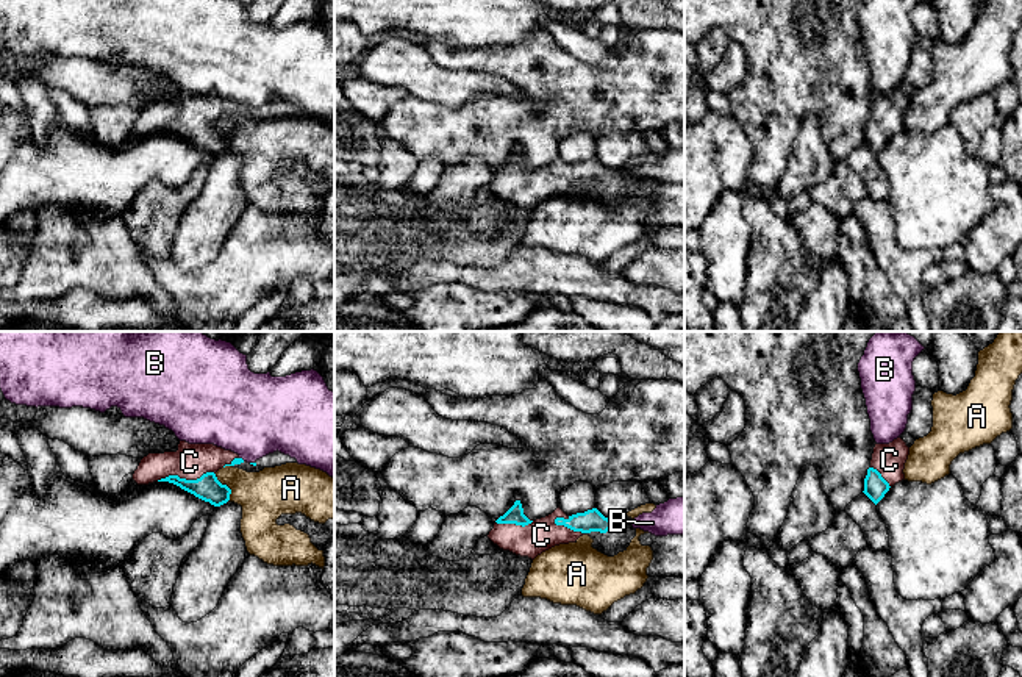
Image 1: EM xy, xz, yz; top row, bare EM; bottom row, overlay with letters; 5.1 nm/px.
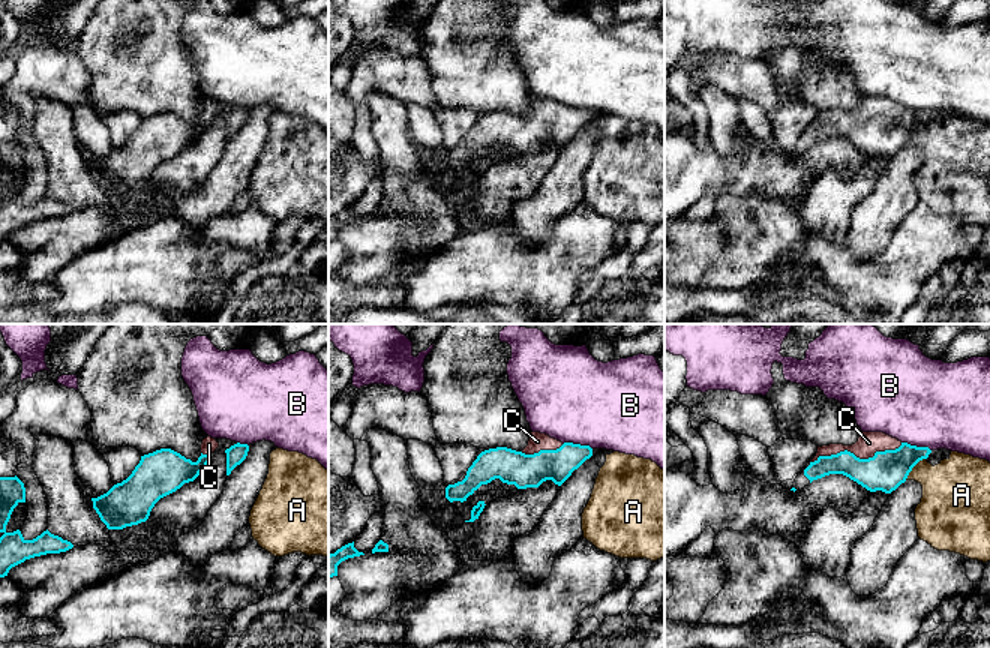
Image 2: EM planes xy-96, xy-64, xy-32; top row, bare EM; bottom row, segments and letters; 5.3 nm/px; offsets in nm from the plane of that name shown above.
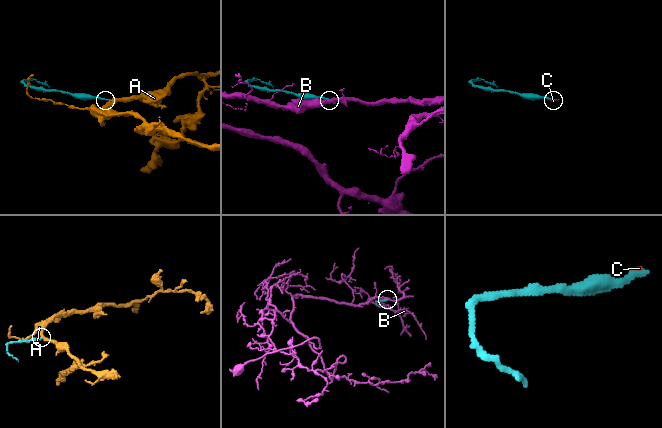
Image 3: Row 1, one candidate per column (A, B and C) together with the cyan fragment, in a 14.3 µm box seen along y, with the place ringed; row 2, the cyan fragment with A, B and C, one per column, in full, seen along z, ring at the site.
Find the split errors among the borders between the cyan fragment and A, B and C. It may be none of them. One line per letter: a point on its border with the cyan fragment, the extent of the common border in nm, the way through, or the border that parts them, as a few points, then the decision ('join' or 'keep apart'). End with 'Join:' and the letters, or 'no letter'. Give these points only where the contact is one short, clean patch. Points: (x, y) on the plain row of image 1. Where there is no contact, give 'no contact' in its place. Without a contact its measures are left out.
A: xy (227, 136) | 160 nm | along xy (214, 124), (230, 139), (228, 150) | keep apart
B: xy (241, 108) | 40 nm | along xy (239, 107), (244, 110) | keep apart
C: xy (185, 128) | 300 nm | join
Join: C

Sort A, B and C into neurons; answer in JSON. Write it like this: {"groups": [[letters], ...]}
{"groups": [["A"], ["B"], ["C"]]}

